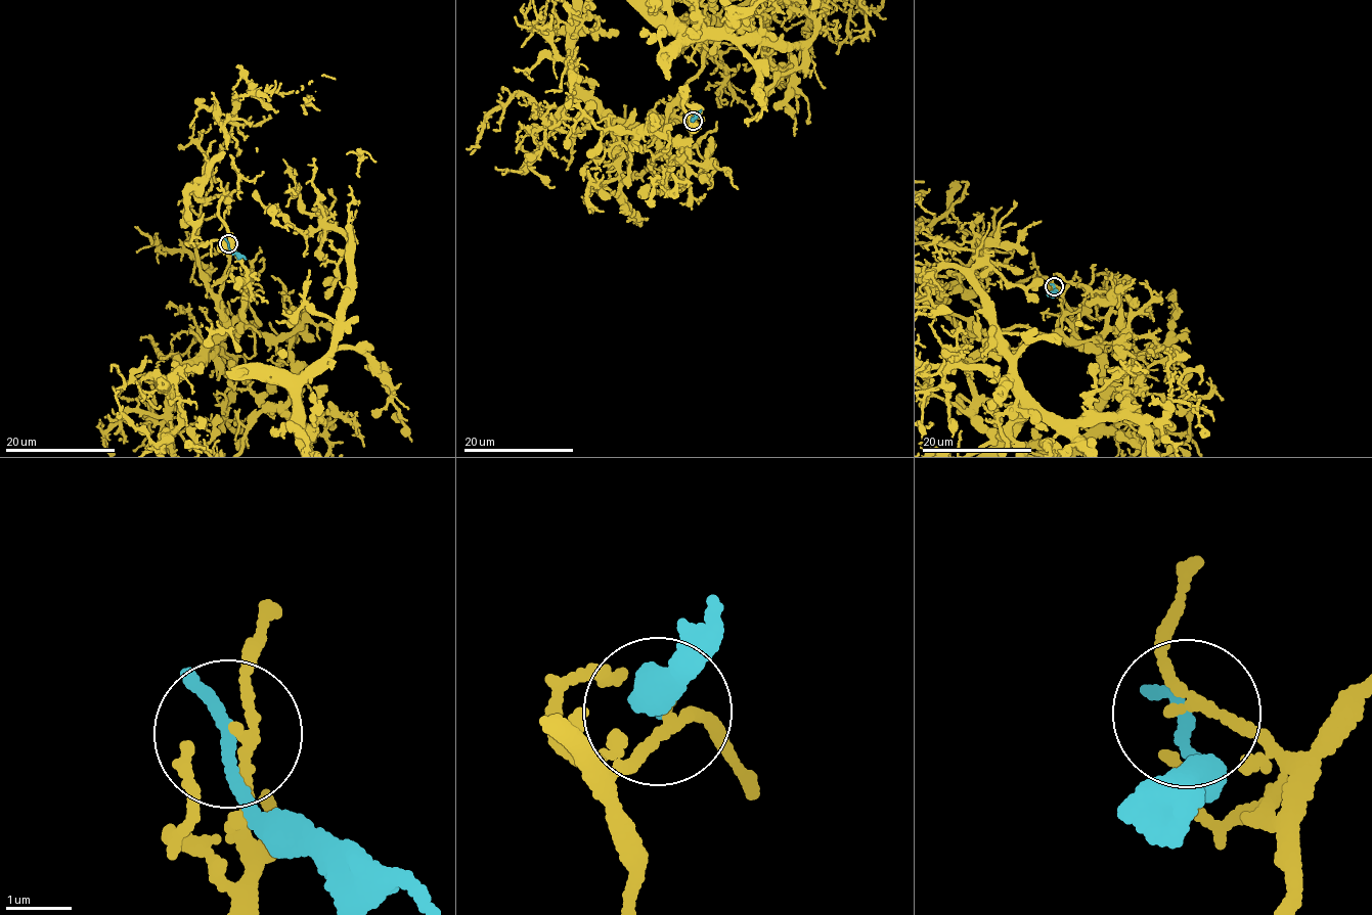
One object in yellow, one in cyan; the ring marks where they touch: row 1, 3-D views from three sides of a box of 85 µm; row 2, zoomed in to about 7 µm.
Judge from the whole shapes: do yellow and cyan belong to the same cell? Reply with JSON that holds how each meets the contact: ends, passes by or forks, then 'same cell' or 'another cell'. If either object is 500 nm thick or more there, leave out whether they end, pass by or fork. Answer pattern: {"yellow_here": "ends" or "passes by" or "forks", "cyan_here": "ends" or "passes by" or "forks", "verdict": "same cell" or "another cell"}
{"yellow_here": "passes by", "cyan_here": "ends", "verdict": "another cell"}

